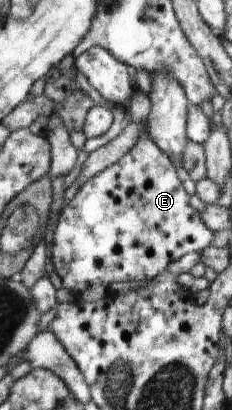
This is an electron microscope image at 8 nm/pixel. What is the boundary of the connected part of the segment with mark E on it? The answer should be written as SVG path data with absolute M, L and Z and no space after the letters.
M139 92L126 110L130 121L137 123L140 133L134 147L118 163L86 182L62 209L53 235L53 266L63 288L77 297L88 287L101 283L109 287L118 281L145 281L165 271L168 263L190 251L204 249L212 243L214 231L208 229L198 211L190 206L189 196L176 175L170 157L147 136L145 130L151 101Z

